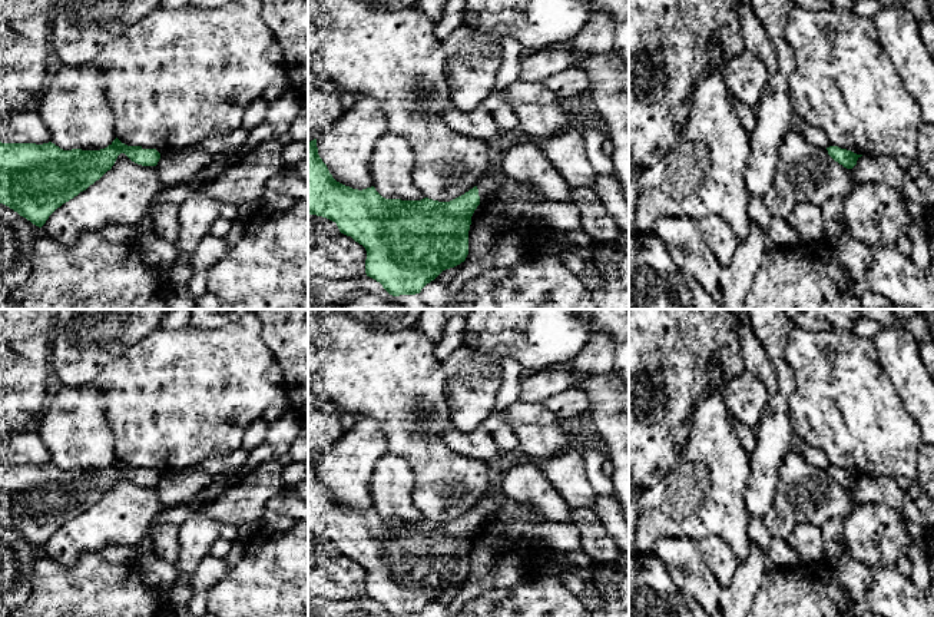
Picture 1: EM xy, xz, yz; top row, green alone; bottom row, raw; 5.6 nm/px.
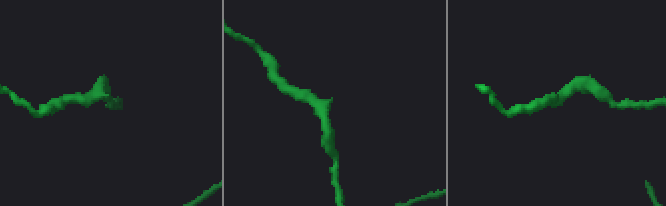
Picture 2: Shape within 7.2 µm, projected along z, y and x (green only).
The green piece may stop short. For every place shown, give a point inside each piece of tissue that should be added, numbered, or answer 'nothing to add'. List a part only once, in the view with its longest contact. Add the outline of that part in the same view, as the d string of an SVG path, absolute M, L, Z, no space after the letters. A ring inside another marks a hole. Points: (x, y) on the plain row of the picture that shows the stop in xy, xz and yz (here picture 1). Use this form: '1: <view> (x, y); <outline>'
1: xz (487, 507); M503 472L493 474L491 480L491 488L493 495L490 498L483 500L478 505L478 517L480 517L480 525L486 523L486 520L494 514L496 508L503 504L503 498L500 497L501 492L501 482L503 482Z

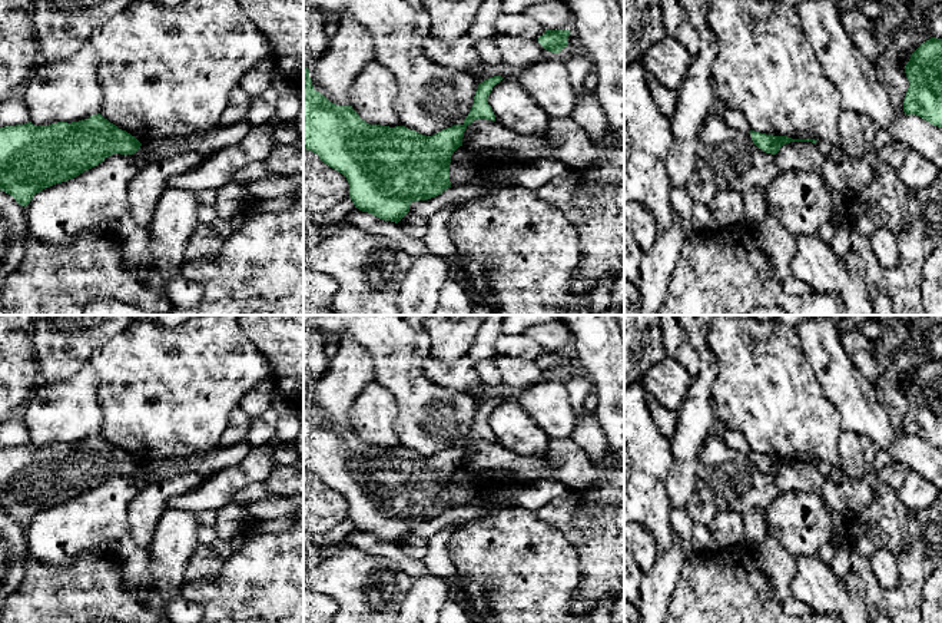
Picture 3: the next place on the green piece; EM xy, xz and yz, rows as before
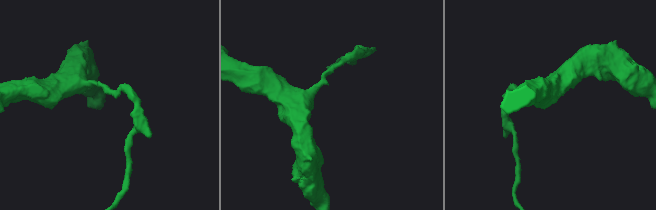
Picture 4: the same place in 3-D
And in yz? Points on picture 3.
nothing to add

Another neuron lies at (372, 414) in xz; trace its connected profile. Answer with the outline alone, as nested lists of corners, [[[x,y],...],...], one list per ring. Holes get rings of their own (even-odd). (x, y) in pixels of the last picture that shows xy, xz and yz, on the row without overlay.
[[[372,380],[354,401],[348,421],[366,444],[395,448],[401,447],[394,431],[397,415],[398,405],[395,397]]]

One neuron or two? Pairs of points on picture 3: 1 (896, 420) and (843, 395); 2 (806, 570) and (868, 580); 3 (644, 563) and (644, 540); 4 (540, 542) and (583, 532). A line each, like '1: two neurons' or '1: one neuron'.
1: two neurons
2: two neurons
3: one neuron
4: two neurons

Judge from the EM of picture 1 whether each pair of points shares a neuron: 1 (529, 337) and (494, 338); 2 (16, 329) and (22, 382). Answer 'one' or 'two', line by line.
1: one
2: one

